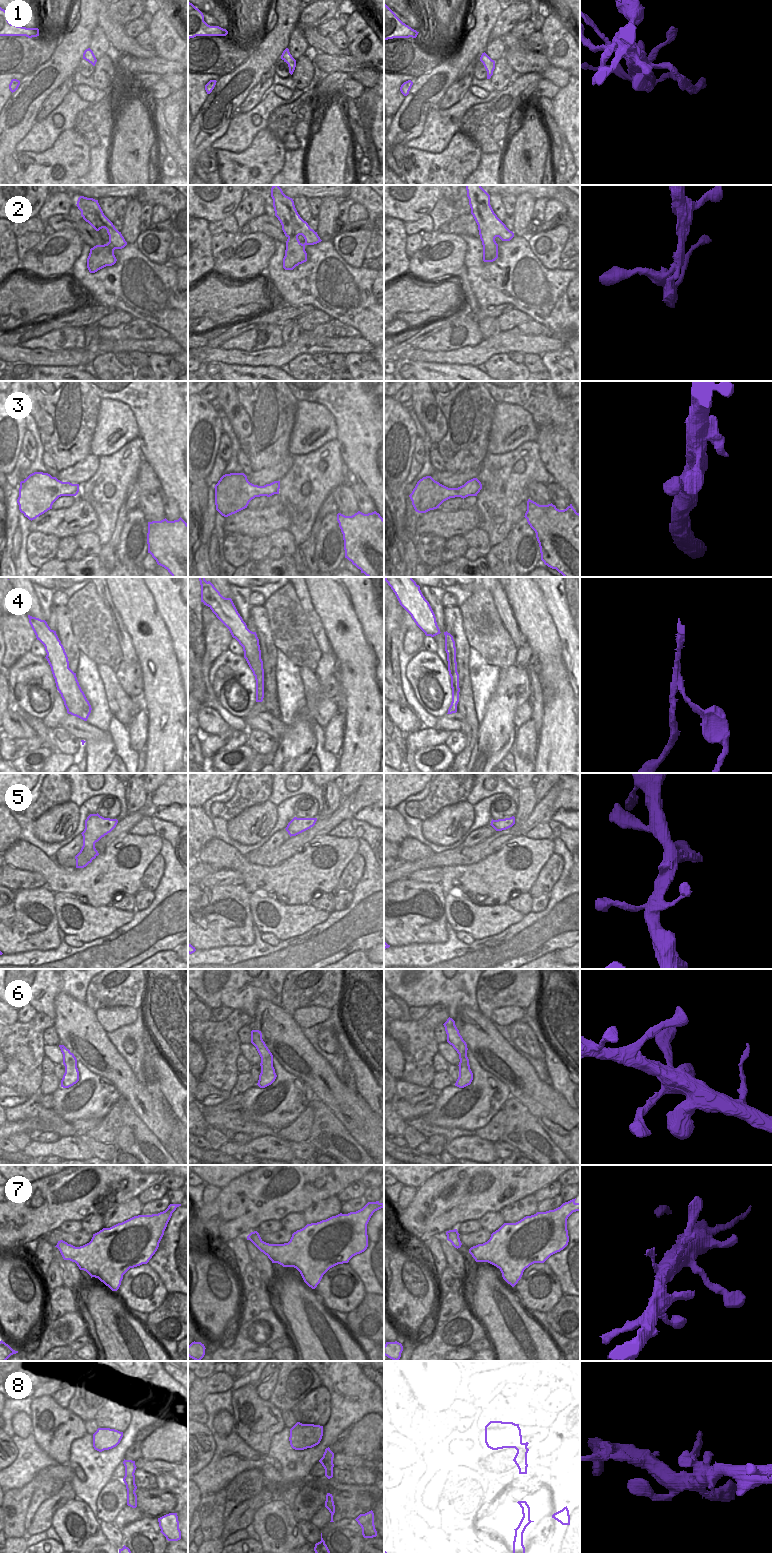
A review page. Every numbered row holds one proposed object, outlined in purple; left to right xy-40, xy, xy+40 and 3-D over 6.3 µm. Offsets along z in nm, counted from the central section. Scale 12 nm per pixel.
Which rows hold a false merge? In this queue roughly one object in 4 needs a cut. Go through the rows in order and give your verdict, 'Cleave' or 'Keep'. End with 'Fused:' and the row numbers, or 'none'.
1: Cleave
2: Keep
3: Keep
4: Cleave
5: Keep
6: Keep
7: Keep
8: Keep
Fused: 1, 4.

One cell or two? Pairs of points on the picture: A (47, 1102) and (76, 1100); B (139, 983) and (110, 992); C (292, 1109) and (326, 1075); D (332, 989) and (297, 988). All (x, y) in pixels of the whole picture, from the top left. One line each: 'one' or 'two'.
A: two
B: one
C: two
D: one

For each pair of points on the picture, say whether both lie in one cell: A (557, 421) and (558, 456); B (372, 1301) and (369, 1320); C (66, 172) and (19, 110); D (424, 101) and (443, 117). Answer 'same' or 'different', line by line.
A: same
B: same
C: different
D: different

